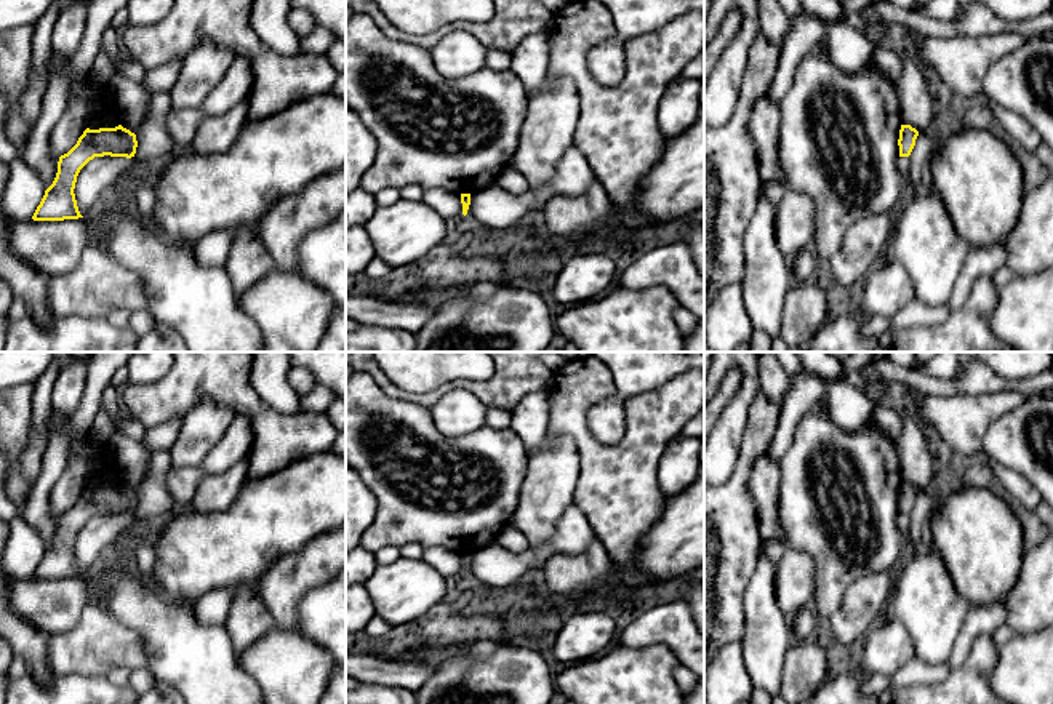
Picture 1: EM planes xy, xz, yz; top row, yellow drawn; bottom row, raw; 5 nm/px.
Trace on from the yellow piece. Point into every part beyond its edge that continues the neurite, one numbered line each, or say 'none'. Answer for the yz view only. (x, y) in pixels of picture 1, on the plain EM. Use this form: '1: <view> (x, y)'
none

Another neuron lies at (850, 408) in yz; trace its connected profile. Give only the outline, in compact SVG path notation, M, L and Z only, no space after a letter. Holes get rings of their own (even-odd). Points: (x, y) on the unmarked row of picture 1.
M811 373L789 374L789 390L784 395L778 427L767 450L771 459L779 461L789 450L799 421L826 397L834 422L843 429L859 429L871 422L874 403L864 392L845 379L826 381Z

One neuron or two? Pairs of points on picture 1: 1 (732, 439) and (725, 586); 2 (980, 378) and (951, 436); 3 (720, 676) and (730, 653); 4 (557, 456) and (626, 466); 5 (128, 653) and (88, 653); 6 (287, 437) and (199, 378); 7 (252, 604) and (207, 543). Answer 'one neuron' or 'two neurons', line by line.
1: two neurons
2: two neurons
3: one neuron
4: two neurons
5: one neuron
6: one neuron
7: two neurons

